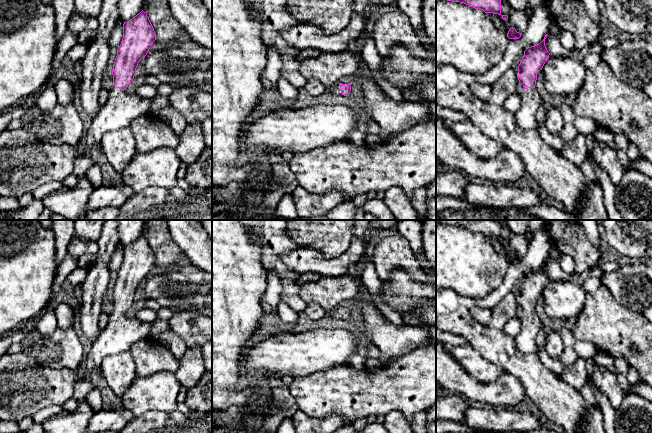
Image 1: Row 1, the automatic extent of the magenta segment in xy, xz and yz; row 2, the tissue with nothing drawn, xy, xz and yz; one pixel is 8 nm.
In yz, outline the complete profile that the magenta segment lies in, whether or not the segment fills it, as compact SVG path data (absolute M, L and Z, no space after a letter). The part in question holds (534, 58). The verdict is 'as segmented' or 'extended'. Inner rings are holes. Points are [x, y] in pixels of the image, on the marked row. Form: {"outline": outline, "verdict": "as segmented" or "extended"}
{"outline": "M547 35L542 42L524 51L524 56L518 66L517 76L524 90L520 95L520 107L514 115L517 124L523 129L536 129L537 127L537 111L542 100L535 85L537 73L542 70L550 55L545 46Z", "verdict": "extended"}

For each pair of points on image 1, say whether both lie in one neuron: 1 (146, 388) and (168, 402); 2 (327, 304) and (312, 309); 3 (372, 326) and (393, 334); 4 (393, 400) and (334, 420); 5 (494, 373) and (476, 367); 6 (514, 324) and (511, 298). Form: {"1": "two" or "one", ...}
{"1": "one", "2": "two", "3": "one", "4": "two", "5": "one", "6": "two"}

